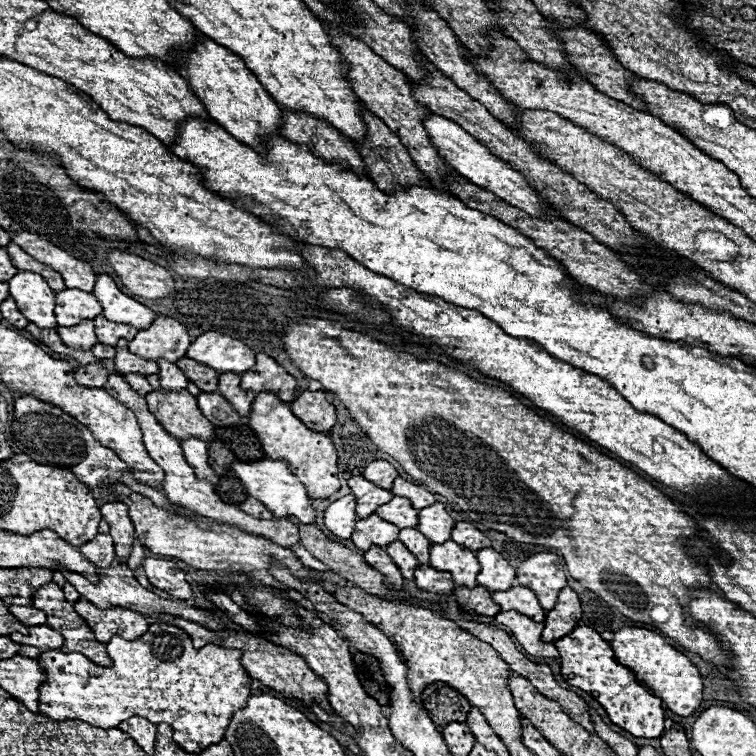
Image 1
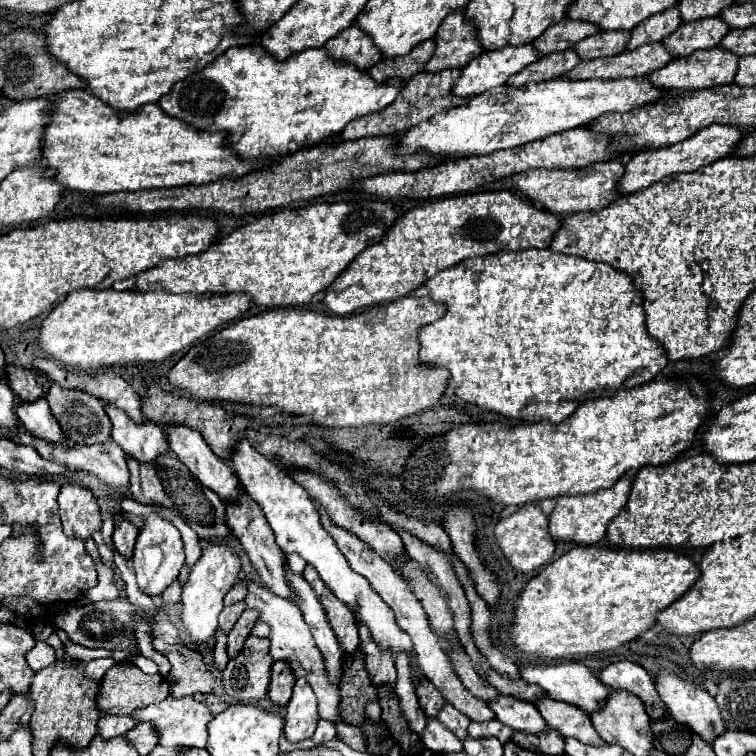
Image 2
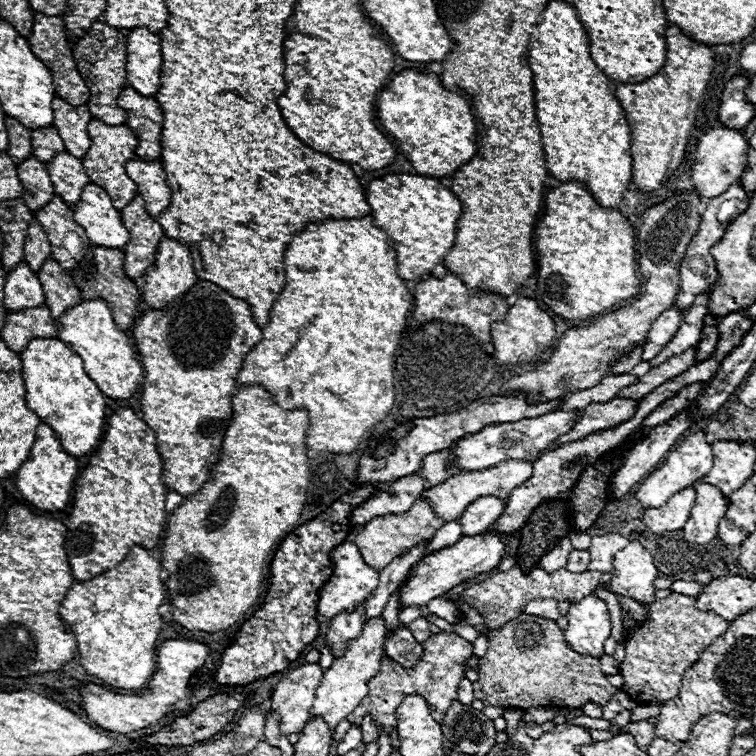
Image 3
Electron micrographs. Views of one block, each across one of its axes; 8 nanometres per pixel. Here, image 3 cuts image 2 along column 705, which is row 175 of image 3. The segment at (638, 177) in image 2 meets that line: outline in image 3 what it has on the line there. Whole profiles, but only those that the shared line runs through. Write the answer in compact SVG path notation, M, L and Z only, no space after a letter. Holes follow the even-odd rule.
M130 160L126 172L136 182L138 194L146 200L146 212L150 216L158 216L168 208L172 192L166 186L166 172L158 160Z

